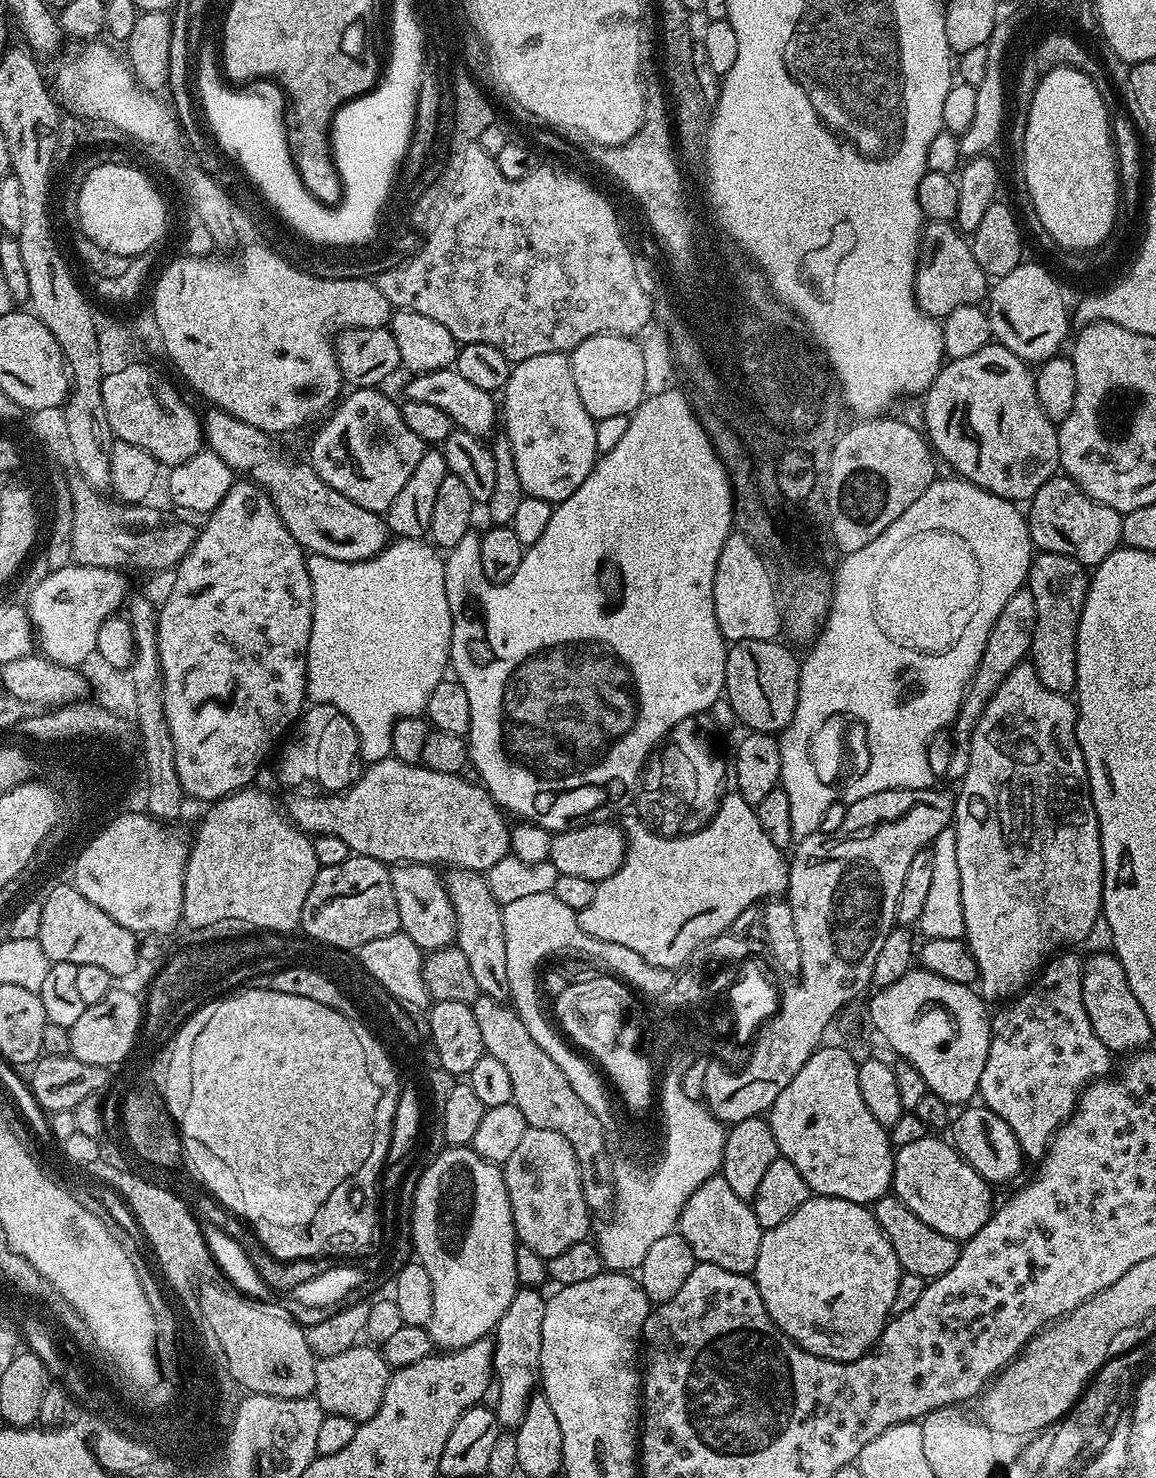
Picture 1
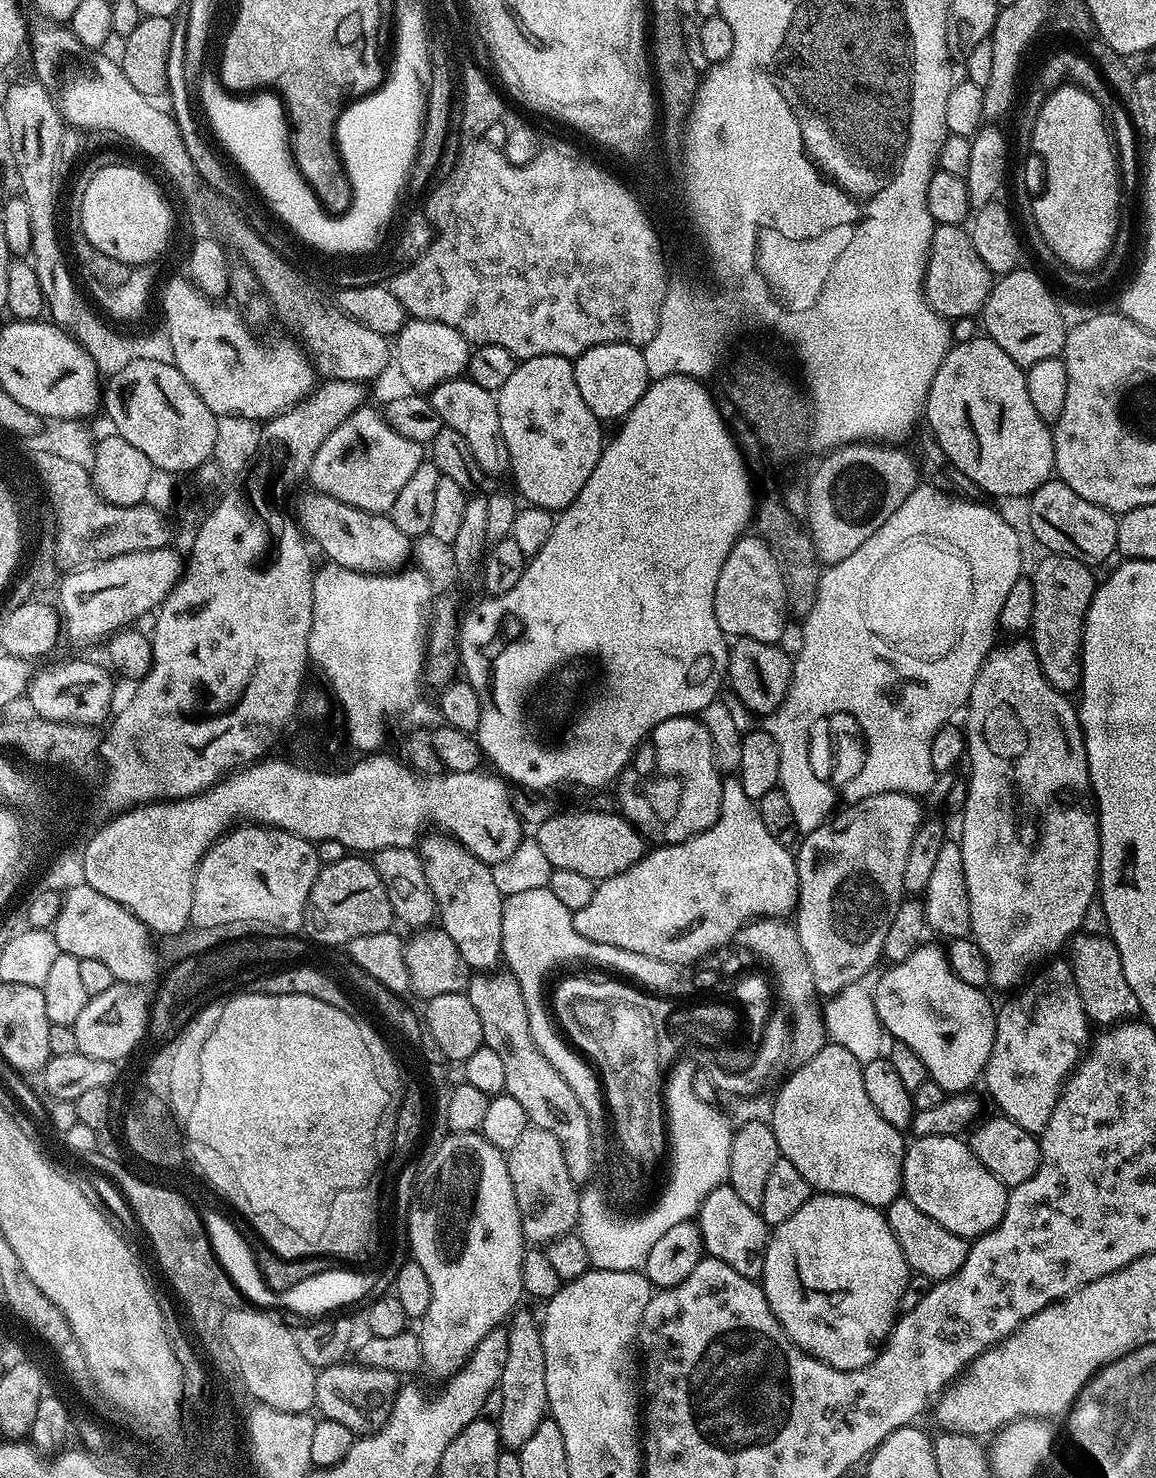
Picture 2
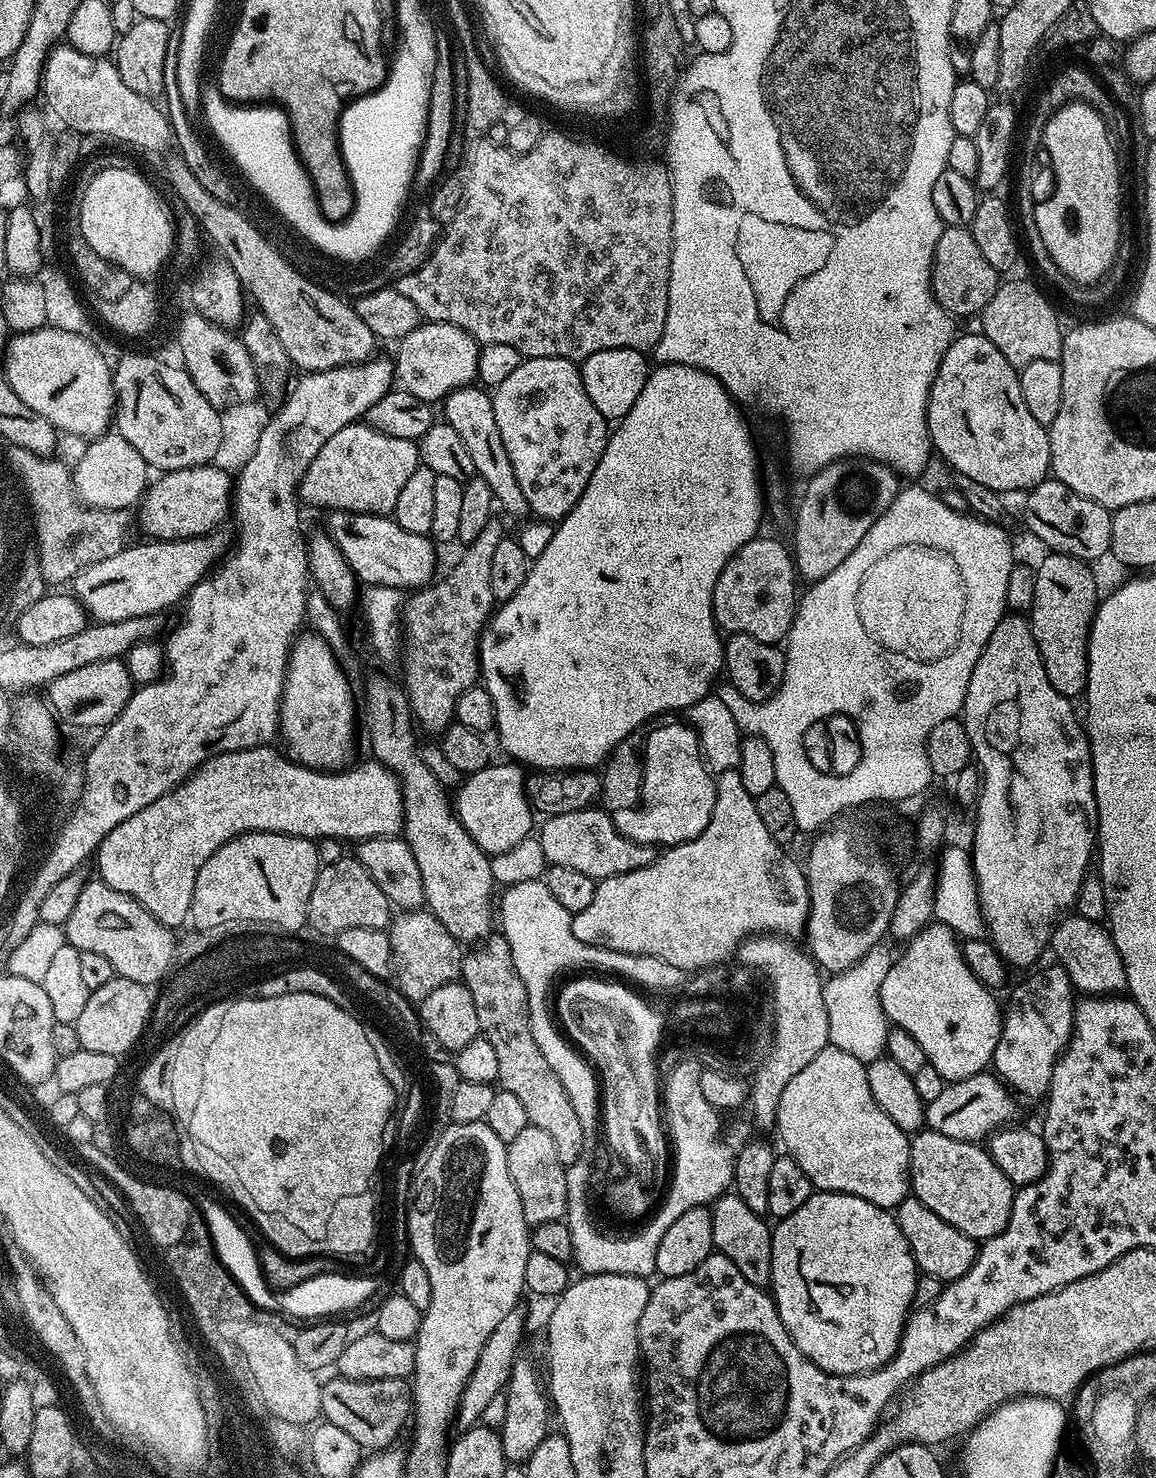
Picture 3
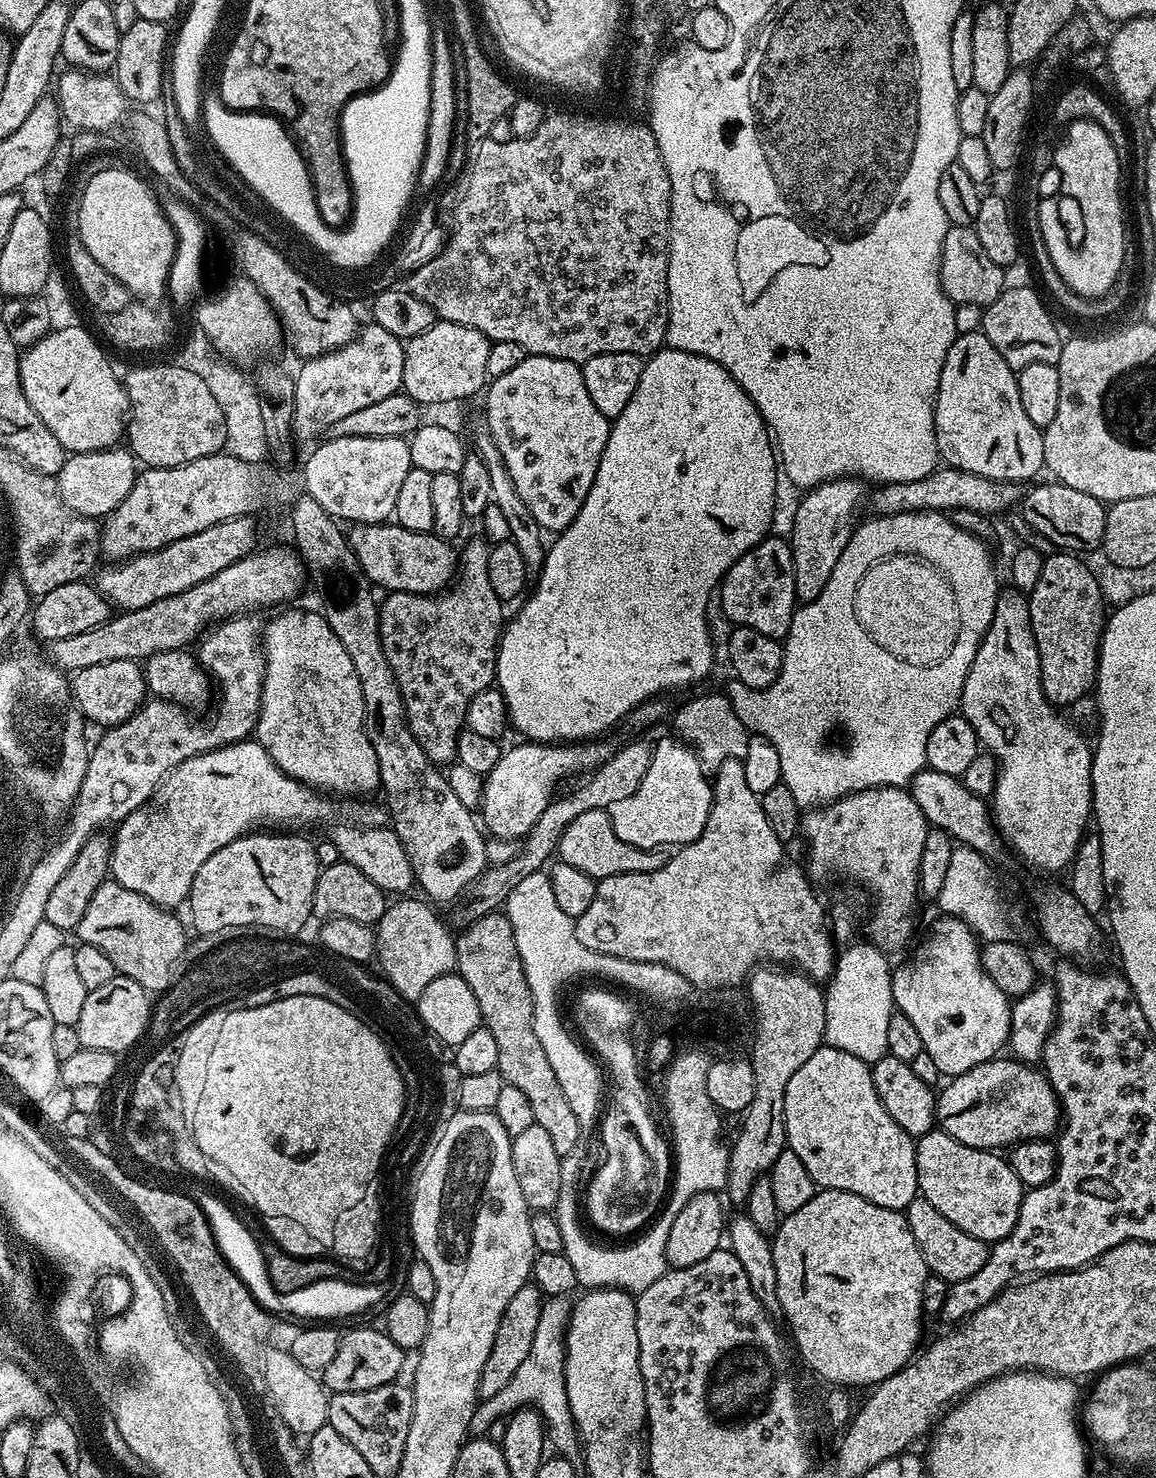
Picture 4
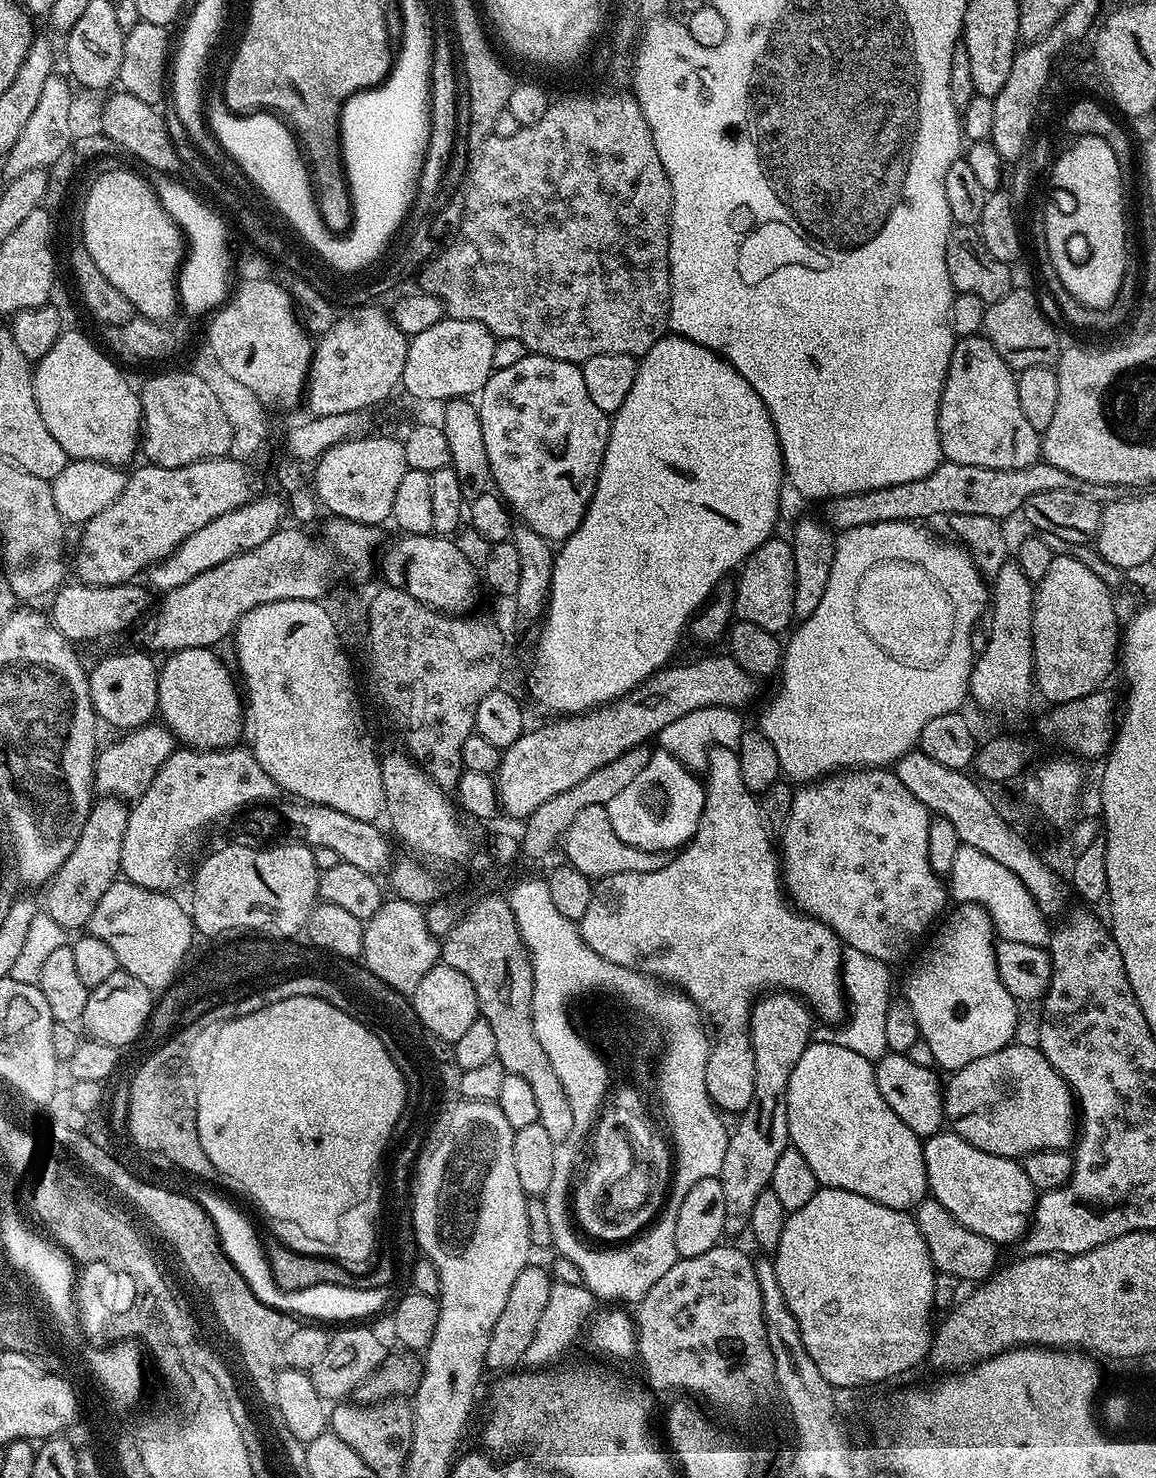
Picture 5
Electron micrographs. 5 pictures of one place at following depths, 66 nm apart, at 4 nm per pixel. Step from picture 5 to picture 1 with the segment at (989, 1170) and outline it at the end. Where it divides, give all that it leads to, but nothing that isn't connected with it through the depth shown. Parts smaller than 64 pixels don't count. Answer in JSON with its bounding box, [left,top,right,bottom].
[891,1134,994,1242]

